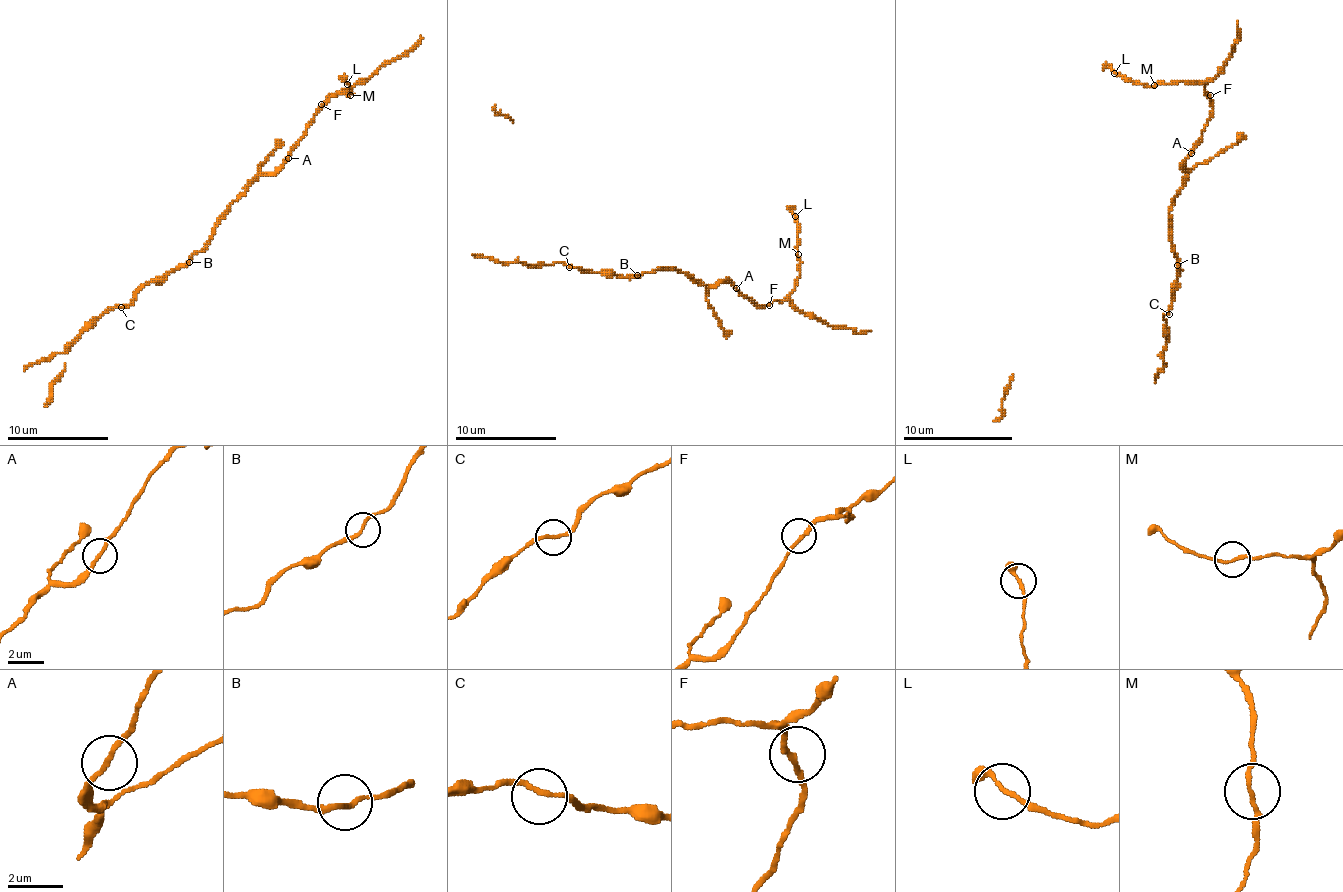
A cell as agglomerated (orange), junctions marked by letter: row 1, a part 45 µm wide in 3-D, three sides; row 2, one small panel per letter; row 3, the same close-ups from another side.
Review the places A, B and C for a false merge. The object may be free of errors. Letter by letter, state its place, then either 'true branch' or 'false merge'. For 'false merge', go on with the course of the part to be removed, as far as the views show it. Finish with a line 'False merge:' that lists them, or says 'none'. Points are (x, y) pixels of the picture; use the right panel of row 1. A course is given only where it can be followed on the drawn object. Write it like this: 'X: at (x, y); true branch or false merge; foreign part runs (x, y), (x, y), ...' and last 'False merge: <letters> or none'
A: at (1191, 153); true branch
B: at (1177, 265); true branch
C: at (1169, 314); true branch
False merge: none

